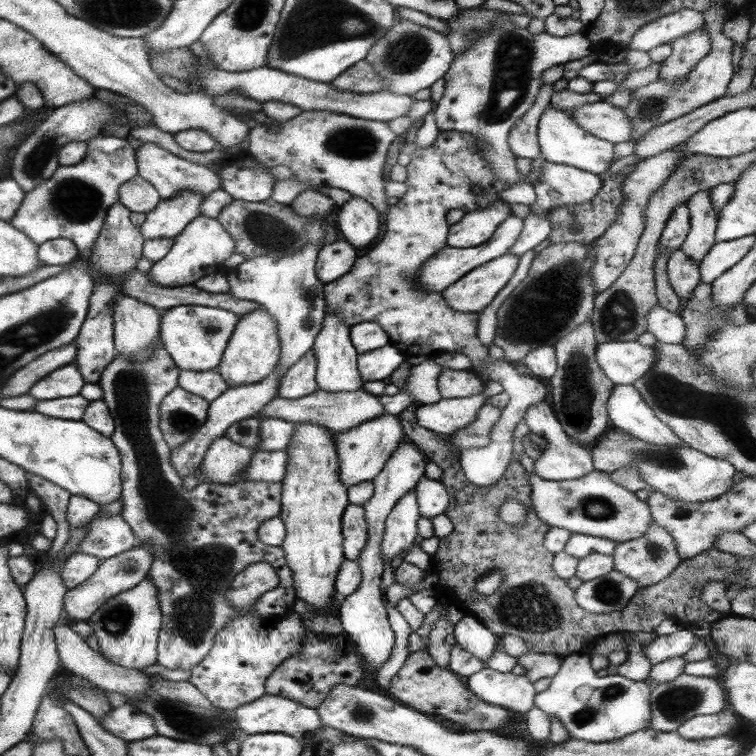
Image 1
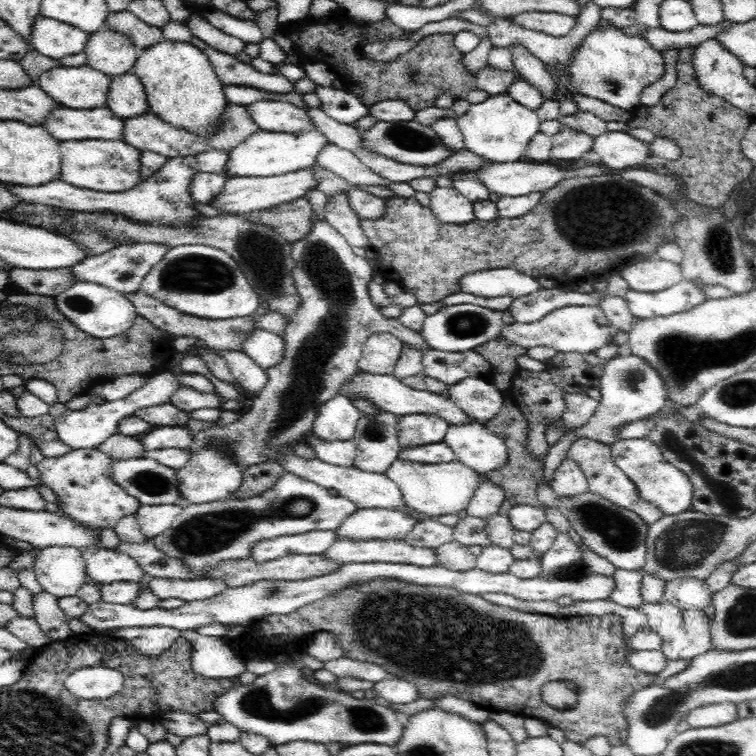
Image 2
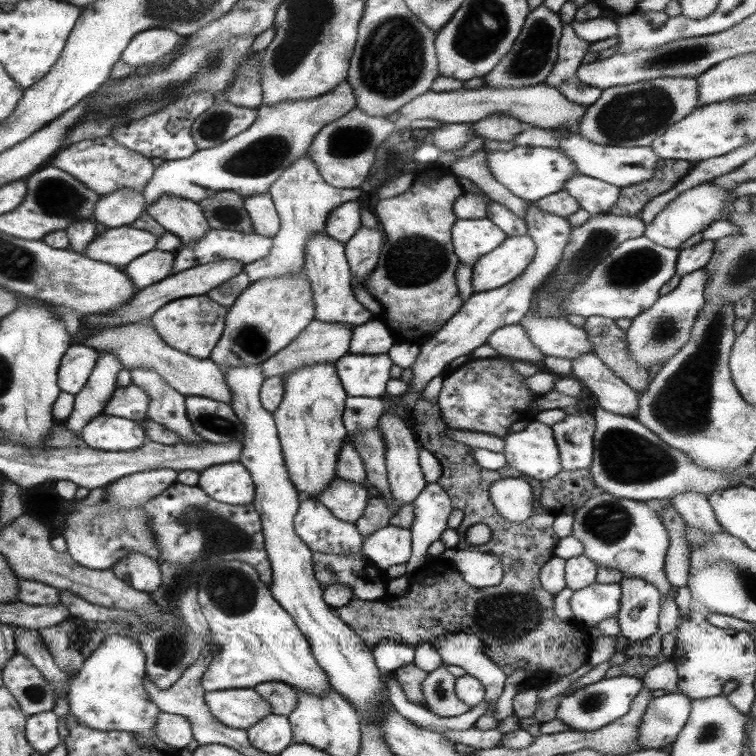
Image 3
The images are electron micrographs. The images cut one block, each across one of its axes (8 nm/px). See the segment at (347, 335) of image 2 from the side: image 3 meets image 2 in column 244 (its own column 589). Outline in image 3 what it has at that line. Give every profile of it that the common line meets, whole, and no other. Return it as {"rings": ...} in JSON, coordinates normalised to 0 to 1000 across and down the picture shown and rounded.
{"rings":[[[765,544],[757,549],[747,549],[743,557],[728,565],[739,597],[742,623],[779,620],[787,569],[784,550]]]}

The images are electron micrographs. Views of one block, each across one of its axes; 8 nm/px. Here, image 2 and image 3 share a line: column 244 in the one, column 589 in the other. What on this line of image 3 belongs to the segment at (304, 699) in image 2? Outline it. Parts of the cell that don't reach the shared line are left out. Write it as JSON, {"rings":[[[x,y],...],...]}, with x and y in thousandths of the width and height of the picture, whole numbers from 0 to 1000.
{"rings":[[[821,892],[813,897],[798,897],[747,921],[737,934],[734,950],[749,958],[754,966],[780,968],[825,947],[845,913],[848,902],[839,896]]]}

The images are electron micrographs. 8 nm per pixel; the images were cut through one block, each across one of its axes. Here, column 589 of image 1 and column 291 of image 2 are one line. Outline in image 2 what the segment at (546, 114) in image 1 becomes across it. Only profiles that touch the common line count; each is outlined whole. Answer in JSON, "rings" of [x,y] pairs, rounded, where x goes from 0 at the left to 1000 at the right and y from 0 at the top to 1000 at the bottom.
{"rings":[[[413,167],[413,172],[386,177],[381,175],[354,175],[341,172],[329,180],[320,190],[300,201],[298,228],[300,235],[323,234],[357,234],[405,225],[417,216],[417,206],[423,197],[434,189],[423,172]]]}

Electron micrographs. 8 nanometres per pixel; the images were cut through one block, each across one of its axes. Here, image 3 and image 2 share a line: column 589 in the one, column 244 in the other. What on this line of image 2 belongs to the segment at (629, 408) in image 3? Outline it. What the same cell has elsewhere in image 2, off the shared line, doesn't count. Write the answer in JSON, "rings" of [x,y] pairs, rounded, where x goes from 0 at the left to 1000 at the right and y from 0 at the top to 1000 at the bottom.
{"rings":[[[286,463],[302,480],[302,487],[310,505],[331,524],[341,524],[354,508],[354,493],[321,463]]]}

